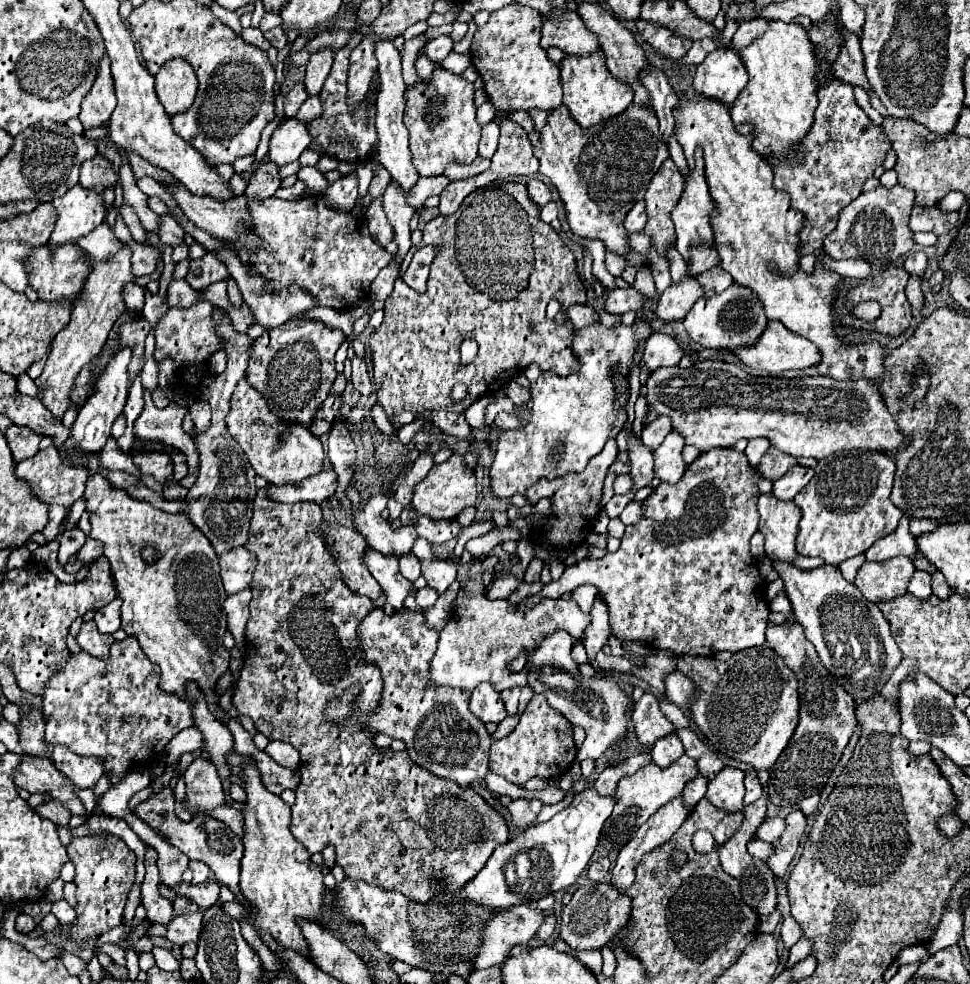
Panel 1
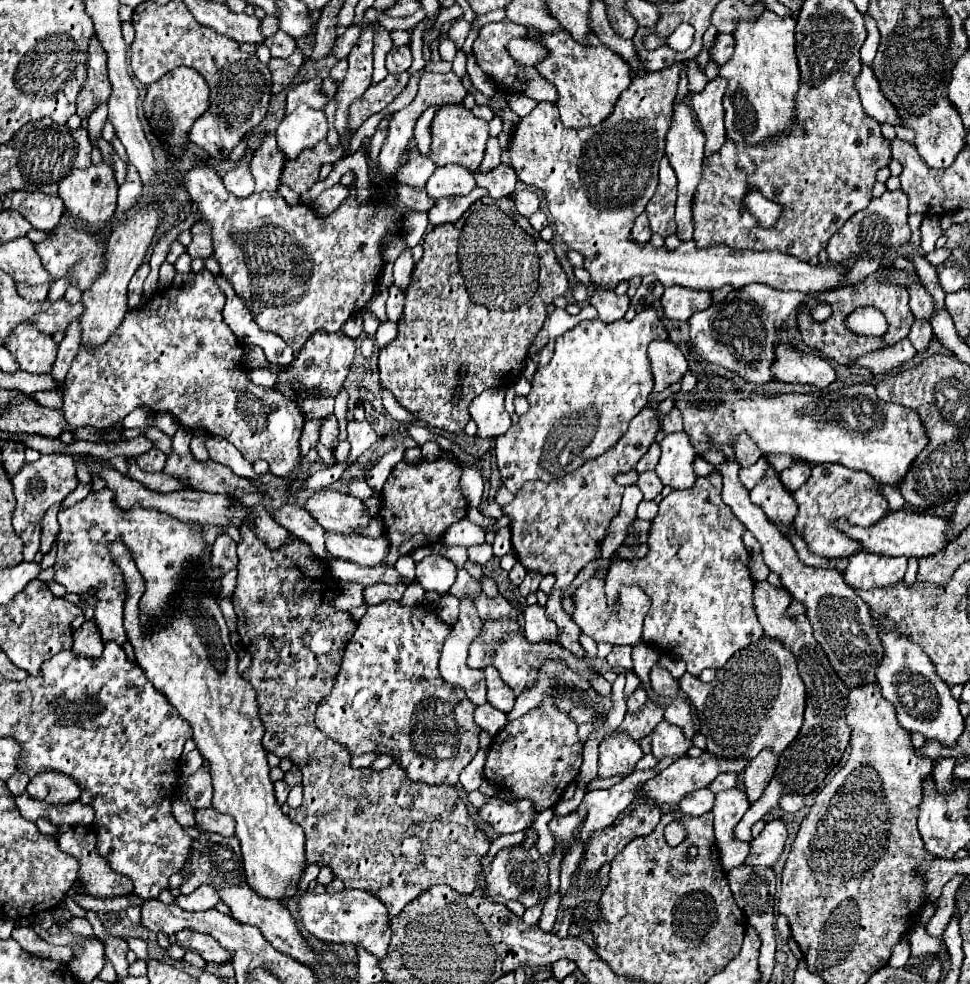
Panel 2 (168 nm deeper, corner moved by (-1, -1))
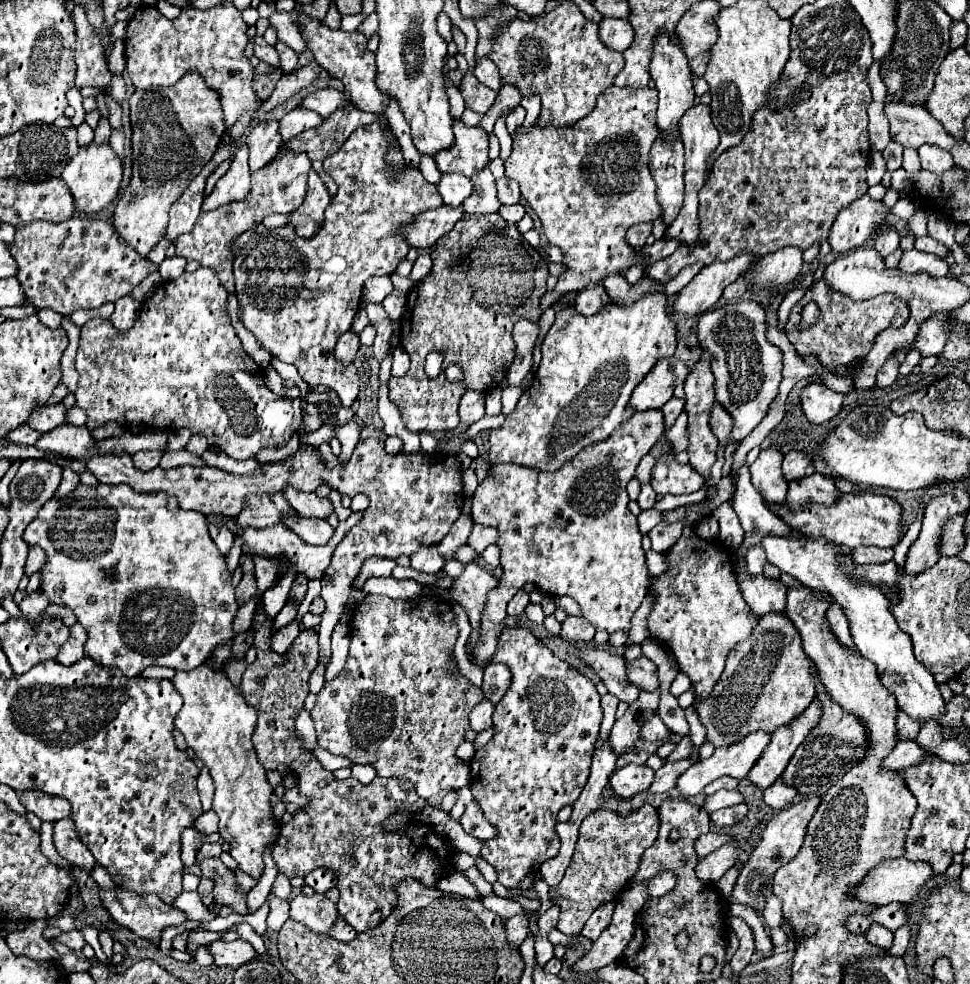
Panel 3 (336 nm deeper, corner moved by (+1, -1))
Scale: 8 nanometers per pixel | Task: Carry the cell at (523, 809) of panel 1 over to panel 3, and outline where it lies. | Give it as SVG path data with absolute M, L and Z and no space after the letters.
M471 801L467 807L465 807L465 813L461 815L459 823L463 825L463 829L473 835L473 837L479 837L479 839L493 839L495 833L497 833L497 827L491 825L481 809L481 805L477 801Z

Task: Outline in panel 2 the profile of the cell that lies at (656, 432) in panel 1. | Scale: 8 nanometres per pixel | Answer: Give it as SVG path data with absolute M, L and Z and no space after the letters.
M673 407L661 421L663 433L677 433L683 431L683 419L681 419L681 411L677 411L677 407Z

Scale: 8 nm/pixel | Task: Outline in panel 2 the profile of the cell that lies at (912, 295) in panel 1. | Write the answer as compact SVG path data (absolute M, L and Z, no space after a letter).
M915 321L911 327L911 333L909 333L909 341L919 353L923 353L931 341L931 323L929 321Z

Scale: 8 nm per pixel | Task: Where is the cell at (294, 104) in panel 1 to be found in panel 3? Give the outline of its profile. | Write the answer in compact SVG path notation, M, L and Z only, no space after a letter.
M325 87L325 89L317 89L315 93L309 93L307 97L303 97L299 105L317 111L325 119L327 115L331 115L331 111L335 111L337 107L345 107L347 103L349 101L343 93L339 93L331 87Z

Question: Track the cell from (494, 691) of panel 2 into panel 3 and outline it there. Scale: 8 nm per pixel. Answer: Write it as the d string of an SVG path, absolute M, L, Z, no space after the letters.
M487 665L485 675L483 675L483 693L485 699L491 703L499 703L499 699L505 695L507 687L511 683L511 673L507 671L505 665Z

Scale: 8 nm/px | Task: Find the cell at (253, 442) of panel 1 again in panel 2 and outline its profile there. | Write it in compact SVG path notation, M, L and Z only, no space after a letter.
M203 269L201 273L195 275L195 279L183 287L167 287L163 291L159 291L157 295L153 295L153 299L149 303L145 303L143 307L139 309L133 309L133 311L127 311L125 319L121 321L121 325L117 327L117 331L113 335L109 335L109 339L97 347L97 349L85 349L81 347L69 373L67 373L67 383L65 383L65 405L63 405L63 413L65 413L65 419L71 427L95 427L95 429L105 429L105 427L111 427L115 423L121 423L133 409L137 407L143 407L147 411L153 411L153 413L171 413L179 425L187 427L187 429L203 429L207 431L207 435L217 435L217 437L223 437L227 439L229 443L233 443L241 455L253 463L255 459L263 459L269 463L269 469L273 475L277 477L289 477L289 473L295 471L295 467L299 465L301 457L299 457L299 437L301 437L301 429L303 429L303 421L305 421L305 415L303 411L297 407L297 403L293 399L287 399L281 391L269 391L269 389L263 389L255 383L251 383L251 379L247 377L245 371L235 371L235 369L243 369L243 357L245 357L245 347L237 341L237 337L233 335L233 331L229 331L229 327L225 325L223 321L223 315L221 315L221 307L225 307L225 295L221 295L221 289L217 287L215 283L215 277Z

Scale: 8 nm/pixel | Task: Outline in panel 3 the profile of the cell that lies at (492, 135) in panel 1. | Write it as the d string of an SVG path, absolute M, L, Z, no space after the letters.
M483 167L479 173L471 177L475 193L463 203L465 213L493 213L501 207L497 193L495 193L495 177L487 167Z

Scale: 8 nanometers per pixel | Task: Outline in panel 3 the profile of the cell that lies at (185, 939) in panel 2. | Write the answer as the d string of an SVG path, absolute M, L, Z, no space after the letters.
M235 939L235 941L213 941L207 945L207 951L213 955L215 965L219 967L239 967L247 961L251 961L257 953L255 949L243 941L243 939Z

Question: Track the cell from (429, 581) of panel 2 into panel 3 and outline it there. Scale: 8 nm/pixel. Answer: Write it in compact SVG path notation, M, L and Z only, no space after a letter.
M423 547L423 551L417 551L411 555L411 567L421 573L439 573L443 569L445 561L437 553L437 547Z

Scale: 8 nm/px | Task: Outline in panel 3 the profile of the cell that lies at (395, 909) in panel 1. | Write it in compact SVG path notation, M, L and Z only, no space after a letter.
M299 893L291 901L291 917L299 923L303 923L313 933L329 935L329 931L335 927L339 919L339 911L325 895L315 893L313 897L307 897Z

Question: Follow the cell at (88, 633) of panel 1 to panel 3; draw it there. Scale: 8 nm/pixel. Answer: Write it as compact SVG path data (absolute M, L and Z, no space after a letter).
M75 623L71 627L71 635L69 635L67 643L61 647L61 651L57 655L57 661L63 665L73 665L75 661L83 659L85 641L87 641L87 631L81 627L81 623Z

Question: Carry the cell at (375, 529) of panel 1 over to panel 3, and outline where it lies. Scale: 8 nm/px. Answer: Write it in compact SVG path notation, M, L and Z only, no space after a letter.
M285 487L285 499L291 503L291 507L301 517L313 517L313 519L327 519L335 509L331 499L317 497L315 493L299 493L293 487Z

